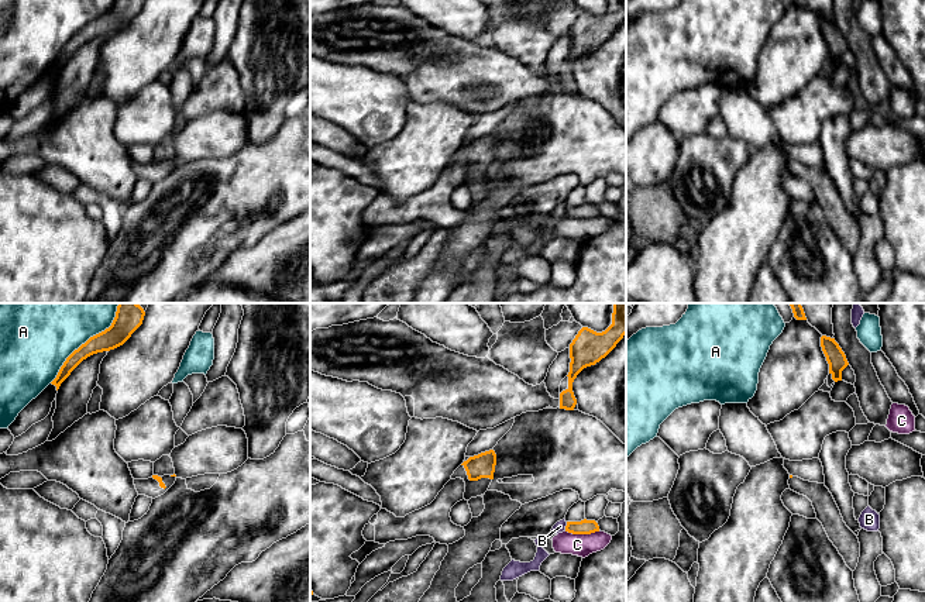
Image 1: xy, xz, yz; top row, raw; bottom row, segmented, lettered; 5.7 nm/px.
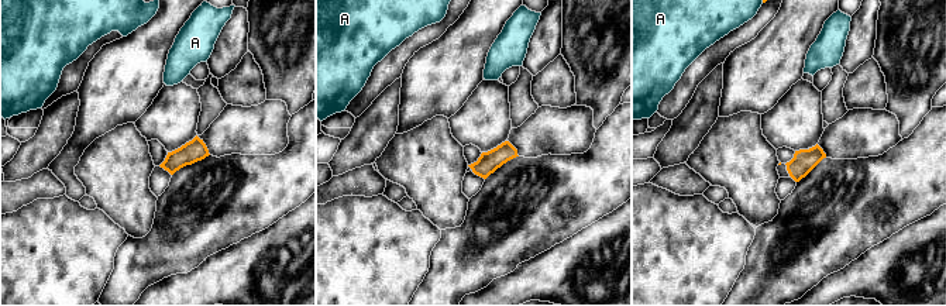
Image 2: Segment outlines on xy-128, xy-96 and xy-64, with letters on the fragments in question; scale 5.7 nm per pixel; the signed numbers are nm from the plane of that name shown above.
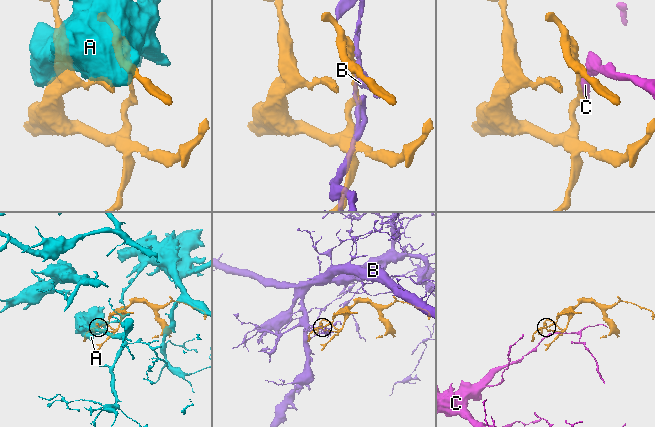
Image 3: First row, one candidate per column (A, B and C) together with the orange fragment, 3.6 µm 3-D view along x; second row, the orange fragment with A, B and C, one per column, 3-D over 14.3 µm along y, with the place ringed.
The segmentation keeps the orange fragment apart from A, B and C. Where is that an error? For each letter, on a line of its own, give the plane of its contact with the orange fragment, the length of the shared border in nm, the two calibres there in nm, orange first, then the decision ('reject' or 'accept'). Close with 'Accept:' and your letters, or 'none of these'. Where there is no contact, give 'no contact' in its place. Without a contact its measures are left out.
A: meets orange in xy; contact 550 nm long; 130 nm thick on the orange side, 340 nm on the other; reject
B: meets orange in xz; contact 60 nm long; 80 nm thick on the orange side, 60 nm on the other; reject
C: meets orange in xz; contact 200 nm long; 80 nm thick on the orange side, 130 nm on the other; reject
Accept: none of these

